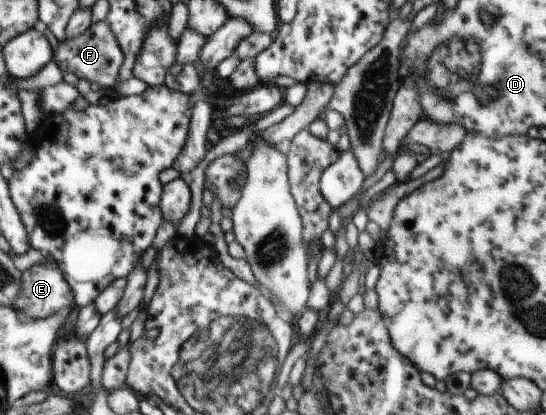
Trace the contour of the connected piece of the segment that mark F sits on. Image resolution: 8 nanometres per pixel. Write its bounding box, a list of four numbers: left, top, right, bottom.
[53,19,124,88]

